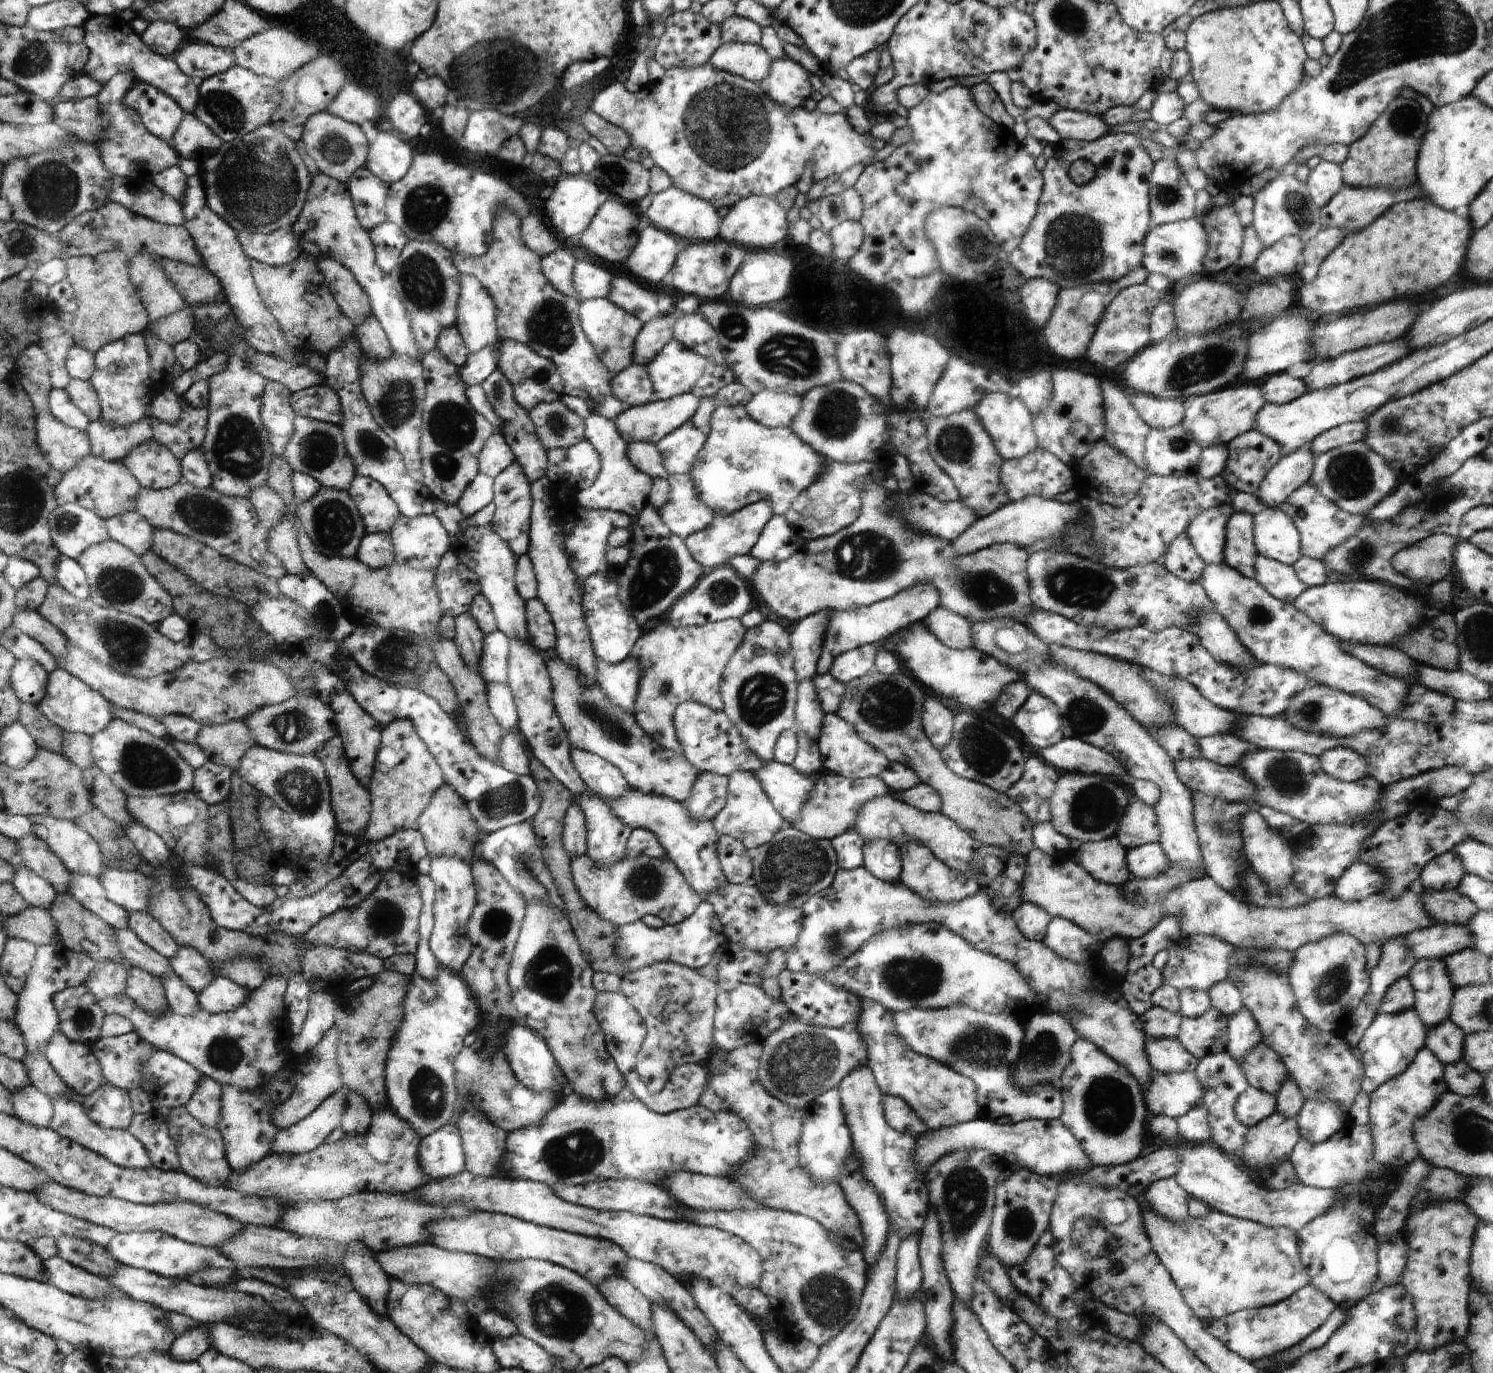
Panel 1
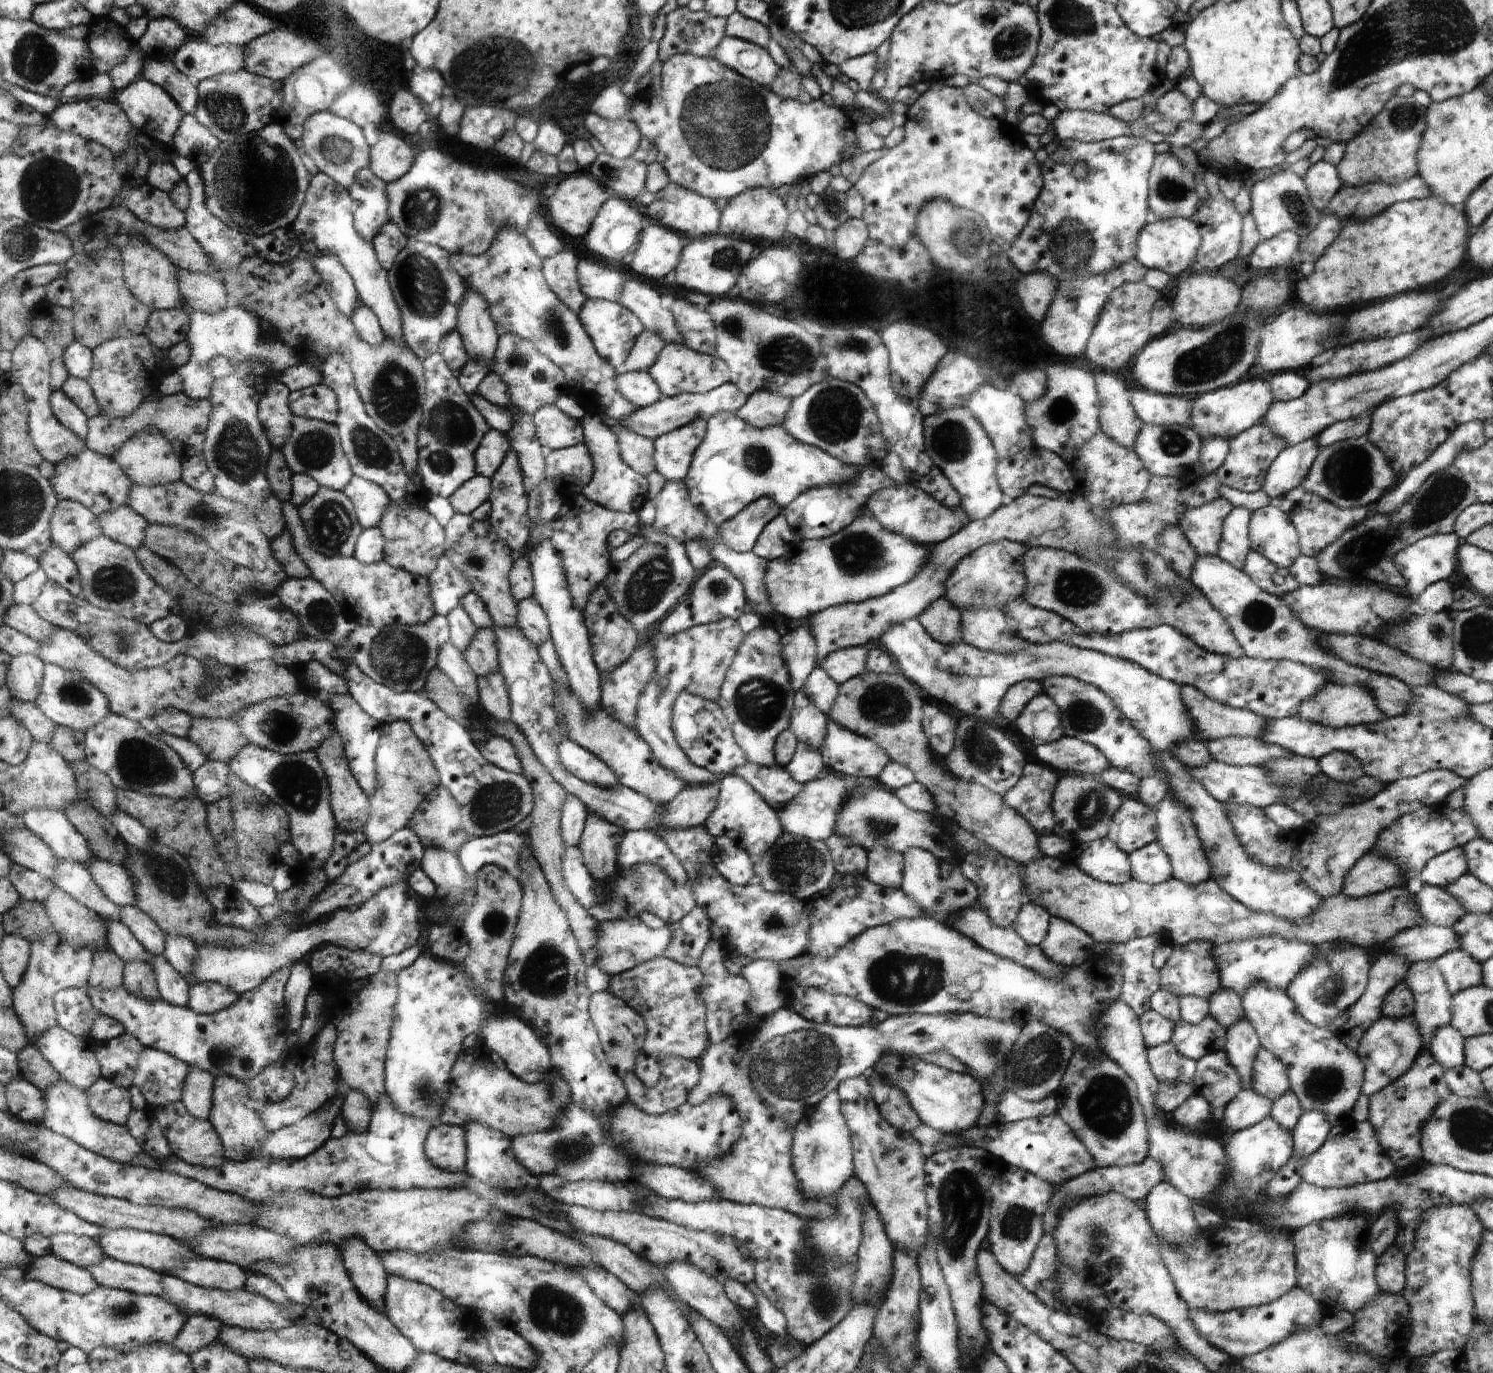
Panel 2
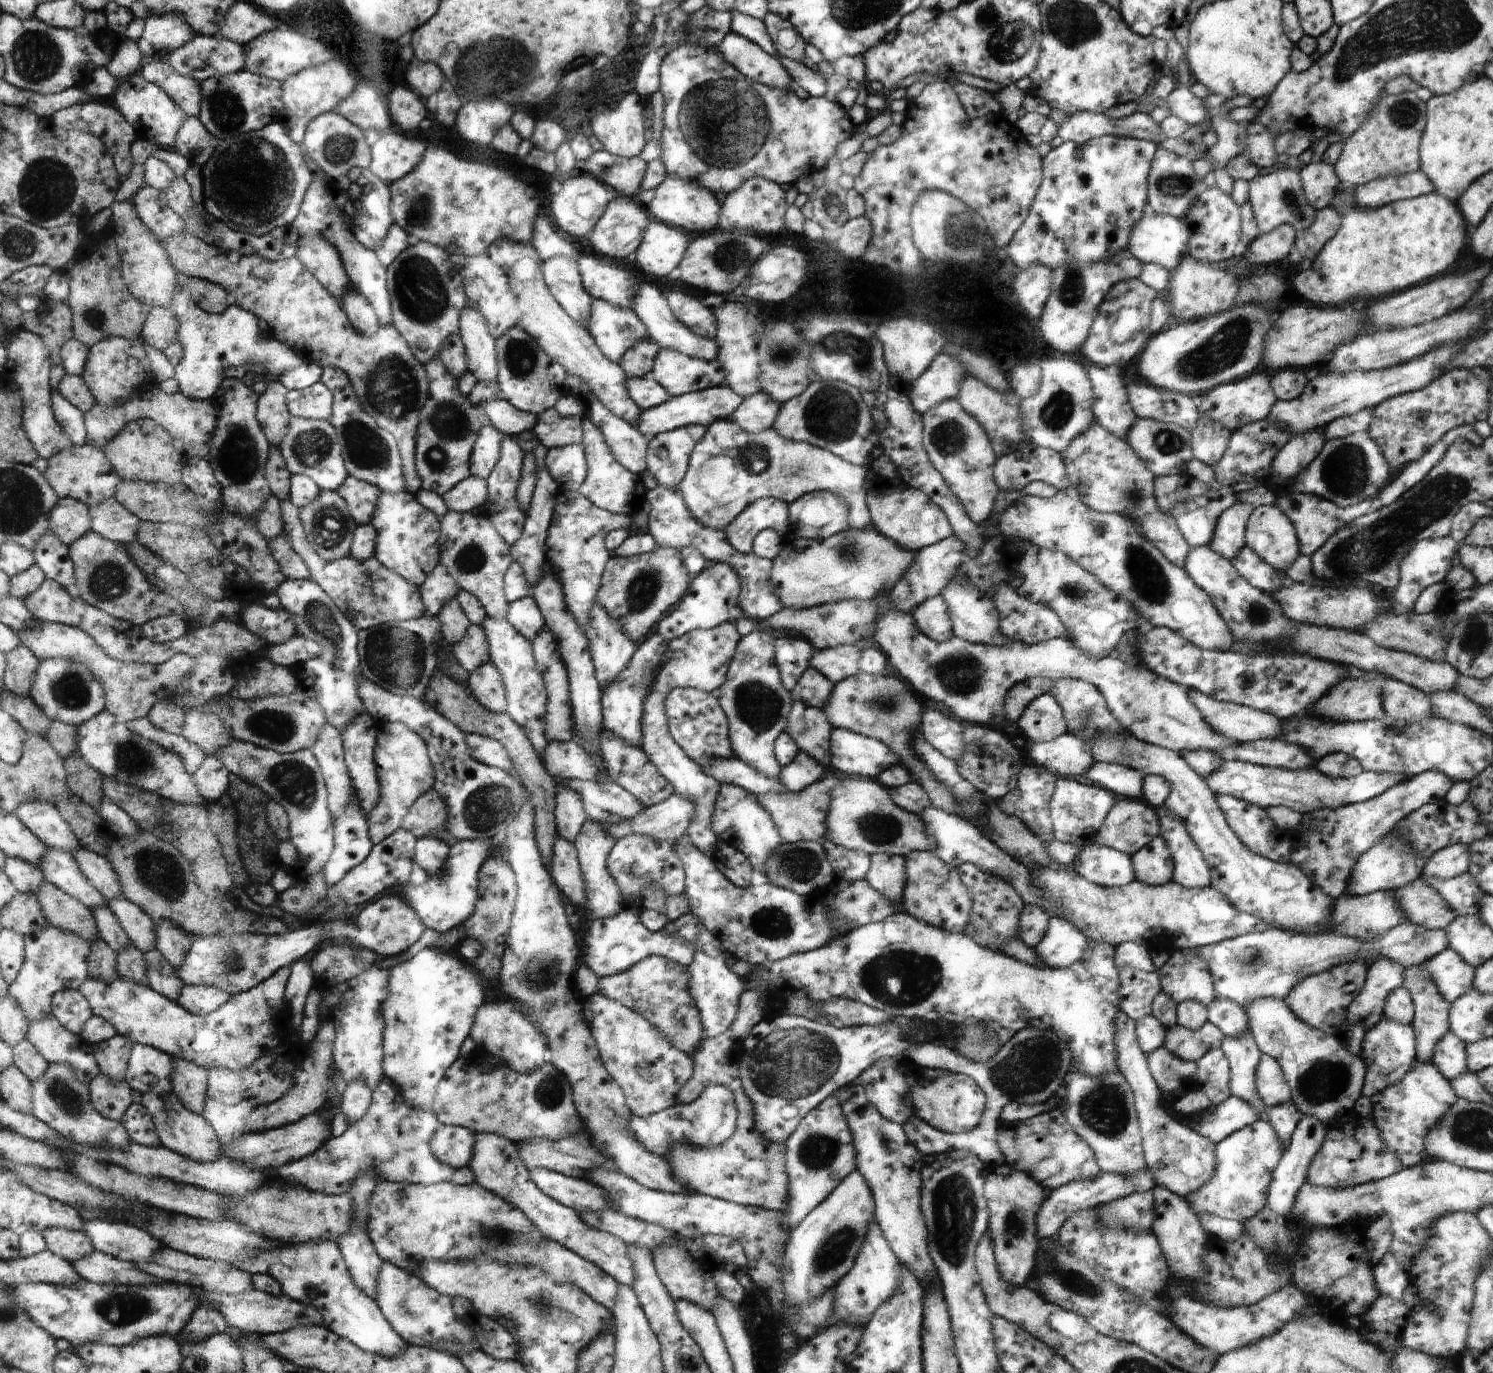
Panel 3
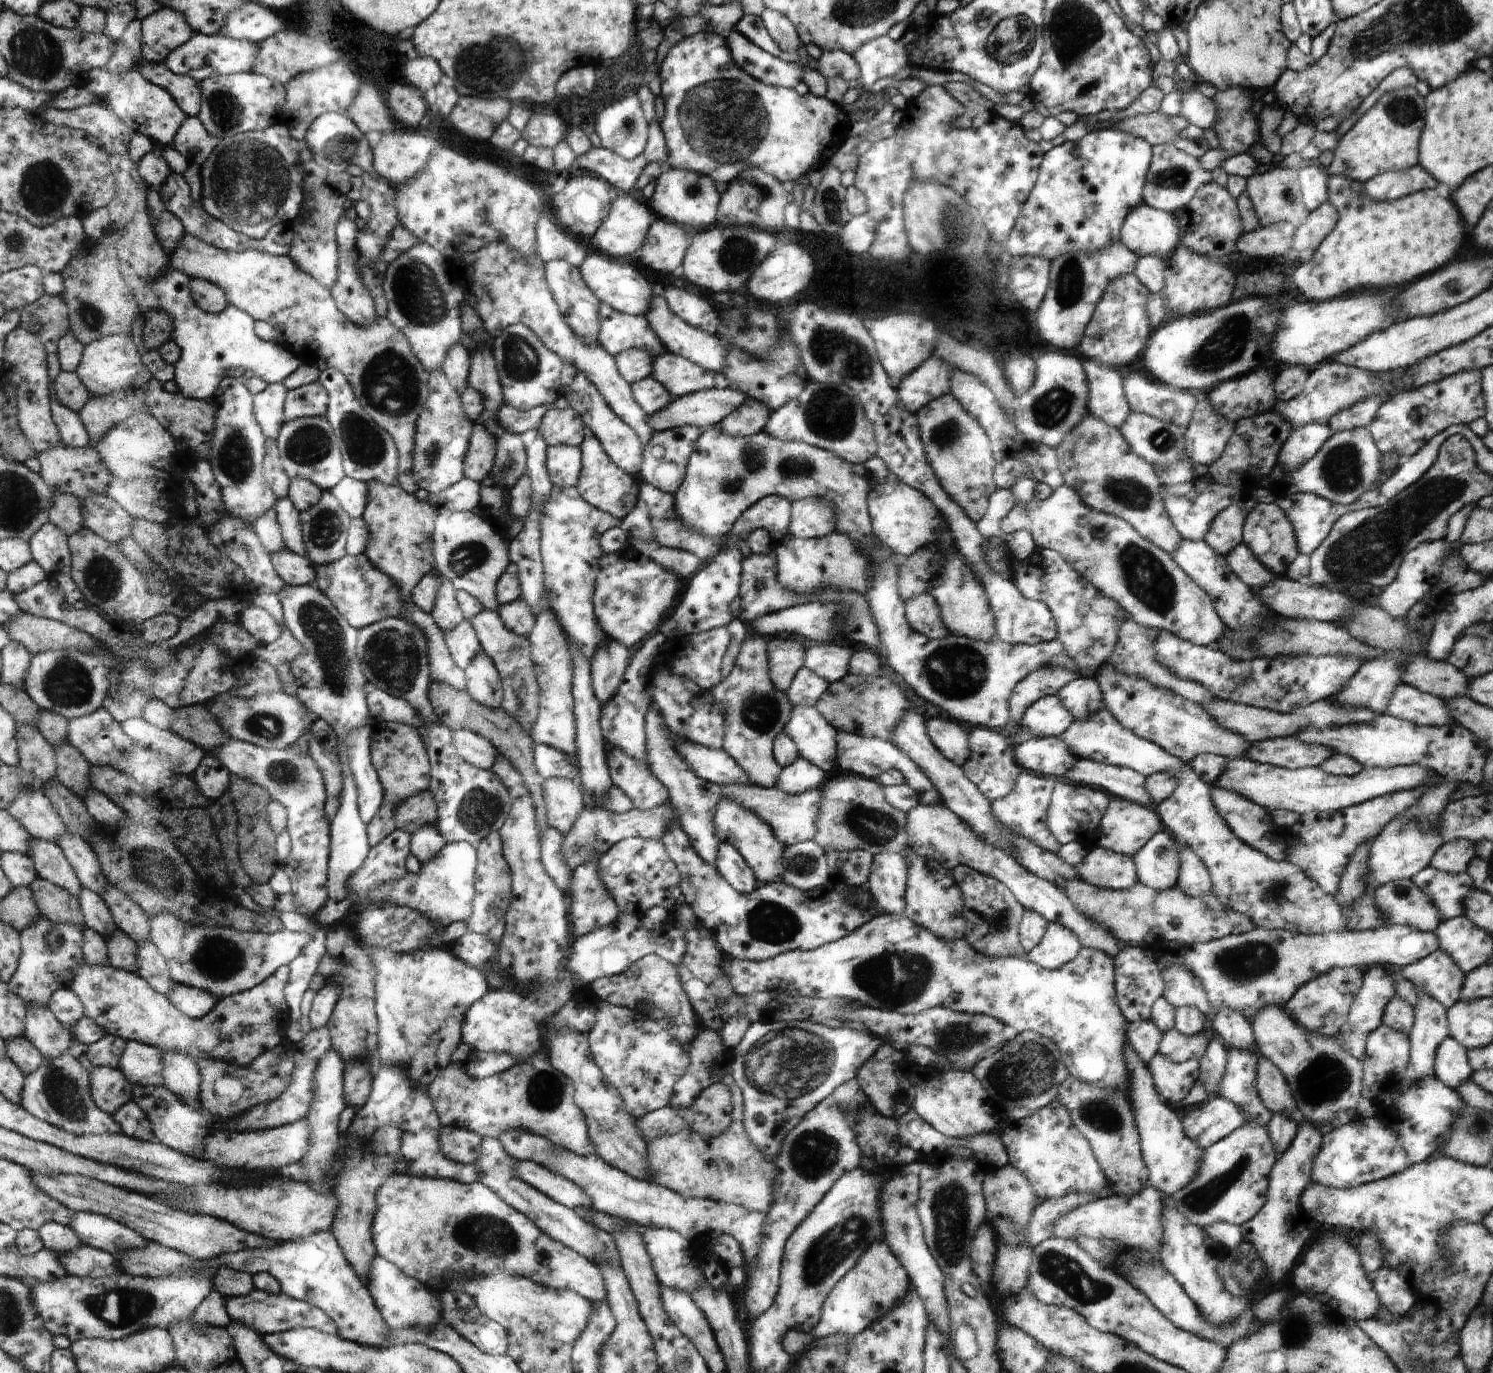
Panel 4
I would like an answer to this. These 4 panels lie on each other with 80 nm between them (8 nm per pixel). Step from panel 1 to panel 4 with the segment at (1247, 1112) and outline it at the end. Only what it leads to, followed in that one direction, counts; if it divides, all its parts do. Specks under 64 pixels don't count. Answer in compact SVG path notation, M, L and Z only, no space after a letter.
M1220 1096L1209 1098L1197 1108L1181 1112L1181 1123L1186 1134L1203 1149L1222 1140L1248 1122L1245 1110Z

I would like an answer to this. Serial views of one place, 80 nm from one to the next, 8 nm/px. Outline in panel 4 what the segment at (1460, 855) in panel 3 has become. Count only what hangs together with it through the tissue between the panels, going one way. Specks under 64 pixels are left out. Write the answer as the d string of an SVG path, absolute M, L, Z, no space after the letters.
M1469 840L1442 843L1429 866L1448 874L1466 873L1474 853L1475 843Z

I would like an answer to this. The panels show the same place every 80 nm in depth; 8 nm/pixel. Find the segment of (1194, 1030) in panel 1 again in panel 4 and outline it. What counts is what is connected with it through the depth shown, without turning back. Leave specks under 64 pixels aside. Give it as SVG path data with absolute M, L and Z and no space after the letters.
M1174 1027L1161 1036L1158 1053L1176 1062L1200 1060L1206 1052L1208 1043L1213 1039L1212 1036L1210 1032L1185 1035Z

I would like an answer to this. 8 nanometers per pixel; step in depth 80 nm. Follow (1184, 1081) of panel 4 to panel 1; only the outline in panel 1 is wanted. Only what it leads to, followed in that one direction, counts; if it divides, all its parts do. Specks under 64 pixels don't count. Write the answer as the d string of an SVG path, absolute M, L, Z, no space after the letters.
M1147 1037L1146 1054L1151 1068L1160 1074L1194 1071L1198 1059L1188 1052L1177 1038L1153 1039Z

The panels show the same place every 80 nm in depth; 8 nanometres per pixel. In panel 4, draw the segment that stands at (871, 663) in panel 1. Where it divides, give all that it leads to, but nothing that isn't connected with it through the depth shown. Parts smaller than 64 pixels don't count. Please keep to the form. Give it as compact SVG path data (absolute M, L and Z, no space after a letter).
M812 643L805 650L805 667L817 672L829 683L841 681L849 672L852 647L839 643Z

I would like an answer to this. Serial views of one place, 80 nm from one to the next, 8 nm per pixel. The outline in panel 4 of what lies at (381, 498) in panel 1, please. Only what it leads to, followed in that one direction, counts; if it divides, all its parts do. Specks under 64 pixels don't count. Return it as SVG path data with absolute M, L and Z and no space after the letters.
M345 476L333 489L333 494L341 506L345 509L346 514L353 519L362 519L367 505L368 493L370 486L364 481L357 481L349 476Z

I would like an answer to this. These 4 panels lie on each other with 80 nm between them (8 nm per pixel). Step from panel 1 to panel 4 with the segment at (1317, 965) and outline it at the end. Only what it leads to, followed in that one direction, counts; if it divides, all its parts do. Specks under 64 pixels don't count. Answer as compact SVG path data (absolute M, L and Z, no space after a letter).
M1360 967L1334 968L1303 984L1283 1007L1299 1025L1308 1029L1310 1033L1333 1037L1346 1023L1349 1006L1354 1000L1354 995L1359 991L1364 975Z

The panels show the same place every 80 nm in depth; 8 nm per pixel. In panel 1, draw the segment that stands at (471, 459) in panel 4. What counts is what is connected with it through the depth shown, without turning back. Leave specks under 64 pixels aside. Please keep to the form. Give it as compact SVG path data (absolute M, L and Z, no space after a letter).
M496 430L493 436L483 444L480 451L480 472L483 475L496 478L516 460L513 449L505 441L504 435Z

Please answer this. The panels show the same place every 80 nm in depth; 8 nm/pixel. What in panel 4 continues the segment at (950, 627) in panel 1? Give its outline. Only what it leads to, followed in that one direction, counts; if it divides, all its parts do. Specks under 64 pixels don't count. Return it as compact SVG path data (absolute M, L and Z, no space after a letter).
M928 592L906 601L905 615L909 625L929 639L944 638L949 630L941 615L941 607Z

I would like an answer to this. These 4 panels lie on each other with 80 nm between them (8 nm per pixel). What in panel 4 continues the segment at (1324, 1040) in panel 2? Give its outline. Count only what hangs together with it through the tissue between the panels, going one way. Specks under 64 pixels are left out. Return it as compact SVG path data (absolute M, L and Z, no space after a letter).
M1266 1005L1264 1009L1257 1010L1250 1021L1258 1052L1271 1060L1284 1075L1303 1120L1310 1121L1324 1134L1359 1117L1356 1104L1360 1100L1363 1087L1362 1060L1342 1050L1342 1047L1338 1046L1333 1037L1325 1037L1320 1033L1310 1033L1308 1029L1299 1025L1283 1006Z

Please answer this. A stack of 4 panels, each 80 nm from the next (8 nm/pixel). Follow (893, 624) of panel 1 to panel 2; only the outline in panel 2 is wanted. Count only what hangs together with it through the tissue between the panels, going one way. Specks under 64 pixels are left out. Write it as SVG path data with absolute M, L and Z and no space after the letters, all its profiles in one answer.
M1024 492L988 517L968 521L952 537L931 546L933 557L930 557L929 565L912 581L900 585L892 593L859 603L830 607L803 620L802 623L811 626L815 636L817 664L820 665L829 654L837 650L869 646L872 642L880 640L881 634L893 624L921 617L934 601L945 596L946 580L964 557L968 557L985 544L998 541L1016 541L1028 548L1064 549L1094 562L1095 565L1102 564L1113 573L1117 572L1138 594L1149 598L1159 612L1162 624L1177 628L1208 652L1235 659L1246 655L1228 623L1209 600L1190 580L1182 579L1170 566L1166 566L1156 552L1146 550L1144 547L1133 547L1129 551L1116 548L1113 531L1101 522L1101 516L1093 510L1084 496L1076 495L1074 492L1061 493L1060 498L1054 500Z

